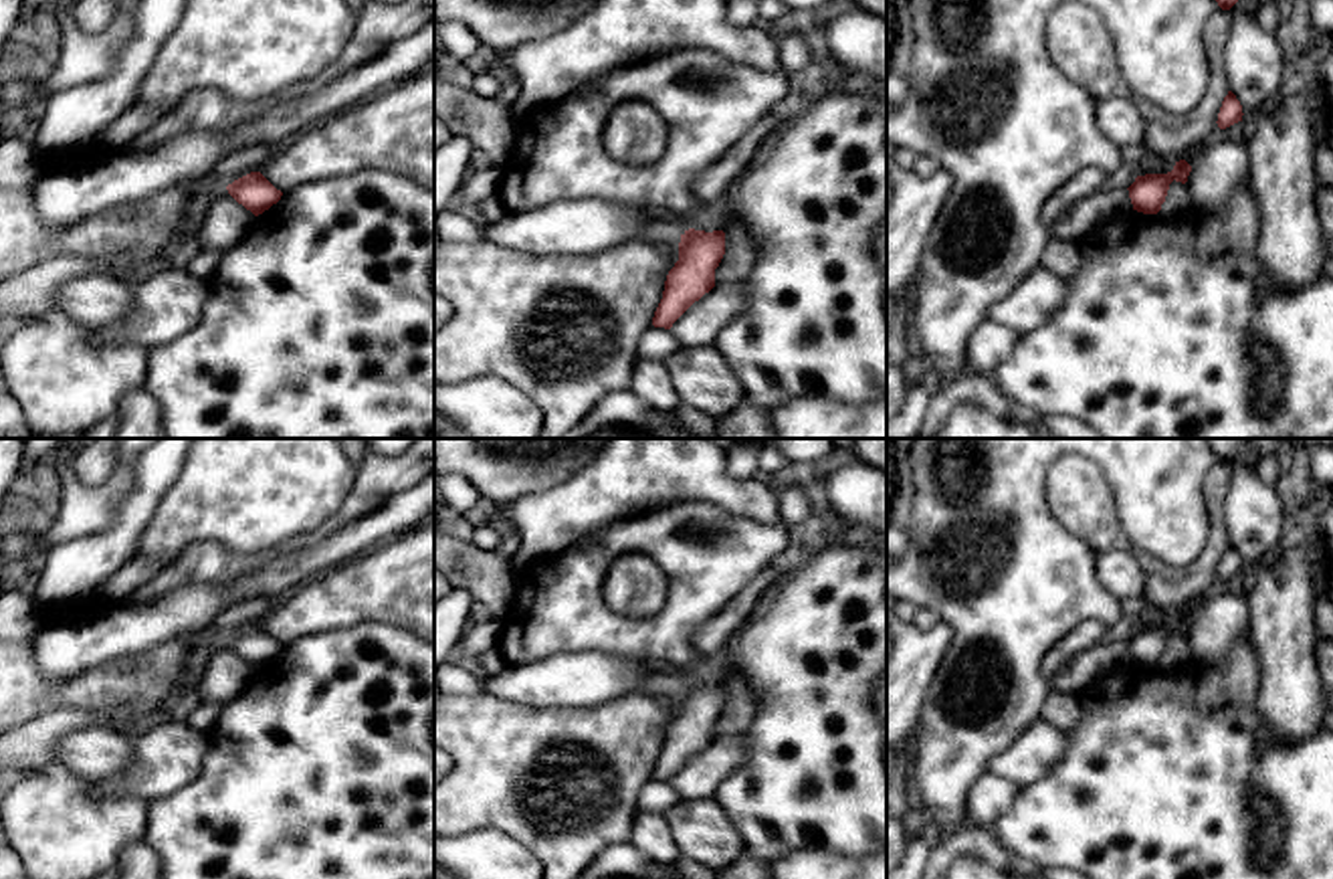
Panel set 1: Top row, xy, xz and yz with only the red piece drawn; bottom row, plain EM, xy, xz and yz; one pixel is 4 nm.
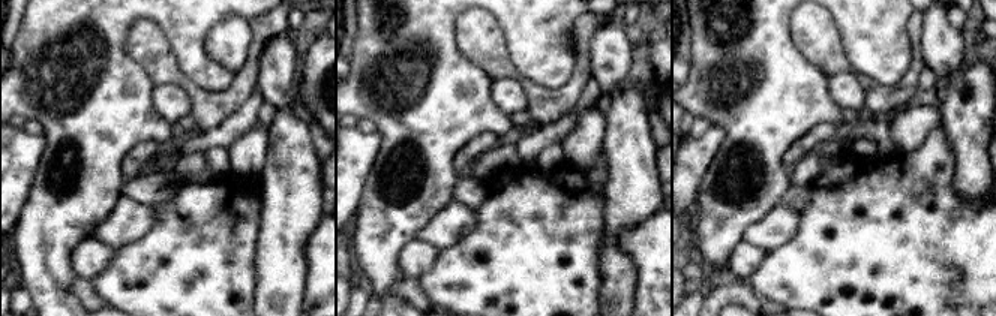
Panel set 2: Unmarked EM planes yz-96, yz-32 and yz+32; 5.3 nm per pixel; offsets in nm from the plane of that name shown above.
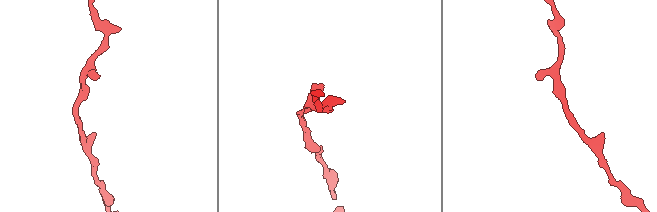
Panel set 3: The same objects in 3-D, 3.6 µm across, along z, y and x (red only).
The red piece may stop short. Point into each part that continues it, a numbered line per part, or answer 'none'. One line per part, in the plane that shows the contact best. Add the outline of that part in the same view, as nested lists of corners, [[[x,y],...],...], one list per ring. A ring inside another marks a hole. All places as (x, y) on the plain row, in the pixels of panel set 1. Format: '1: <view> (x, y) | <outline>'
none

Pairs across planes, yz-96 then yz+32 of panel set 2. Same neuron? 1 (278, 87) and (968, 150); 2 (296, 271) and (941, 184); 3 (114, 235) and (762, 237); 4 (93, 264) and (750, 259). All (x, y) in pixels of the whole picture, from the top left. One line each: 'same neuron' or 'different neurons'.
1: different neurons
2: different neurons
3: same neuron
4: same neuron

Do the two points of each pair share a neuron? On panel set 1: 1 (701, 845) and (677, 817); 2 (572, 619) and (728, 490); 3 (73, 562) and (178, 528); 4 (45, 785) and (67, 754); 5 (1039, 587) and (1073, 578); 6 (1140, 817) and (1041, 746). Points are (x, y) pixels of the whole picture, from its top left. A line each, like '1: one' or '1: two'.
1: one
2: two
3: two
4: two
5: one
6: two

